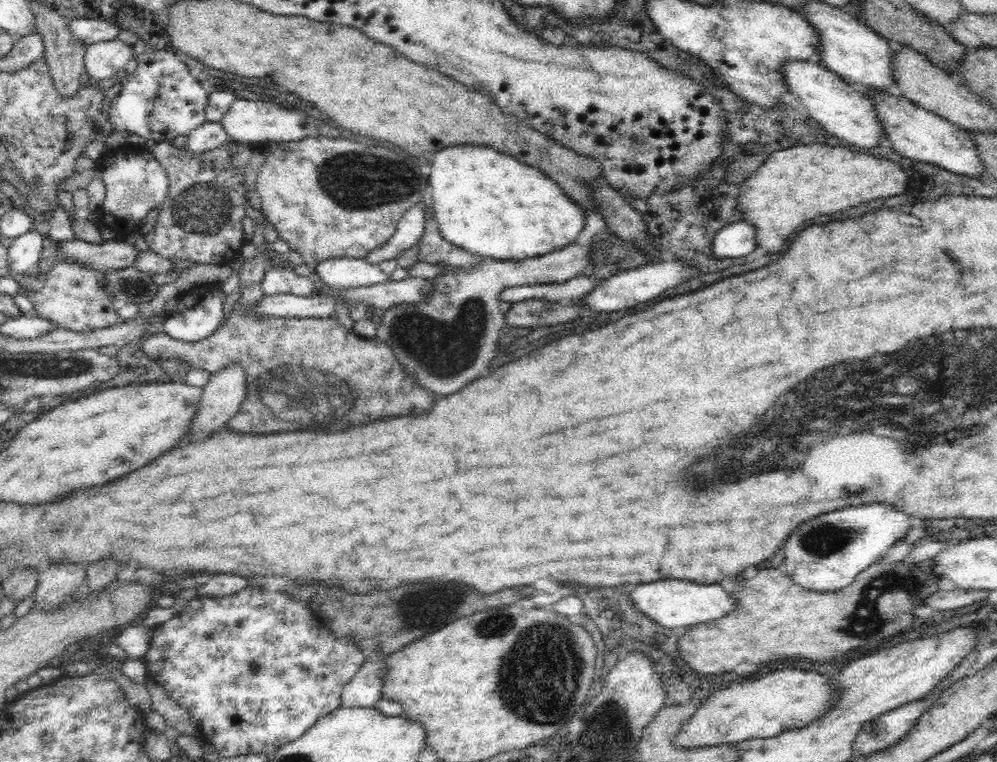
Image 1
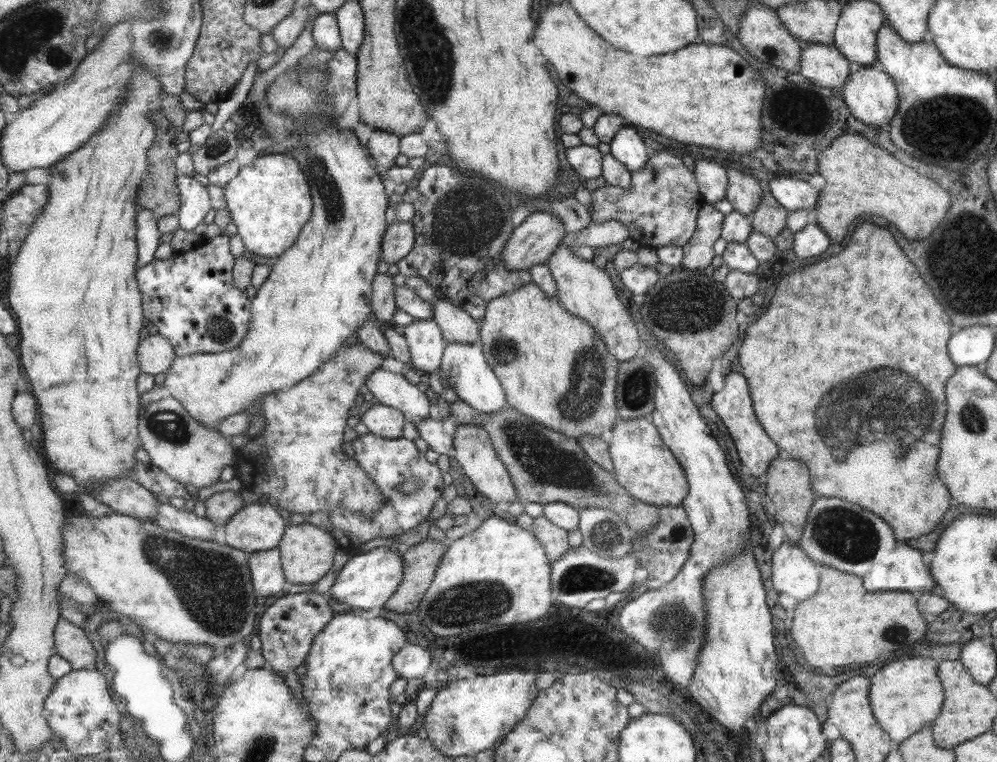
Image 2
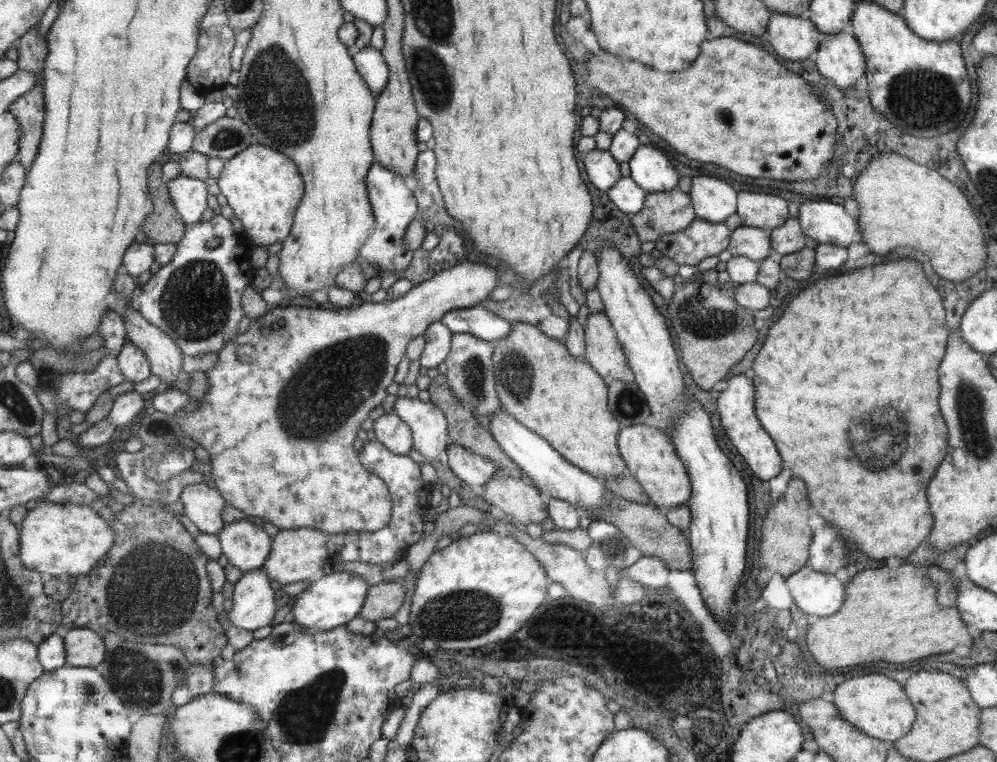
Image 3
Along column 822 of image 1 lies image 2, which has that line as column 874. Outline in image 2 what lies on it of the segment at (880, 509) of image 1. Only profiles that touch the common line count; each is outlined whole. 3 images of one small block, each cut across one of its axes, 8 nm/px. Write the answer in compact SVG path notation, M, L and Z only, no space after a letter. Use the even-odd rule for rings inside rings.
M821 497L813 501L803 534L797 544L819 564L861 577L869 592L930 589L934 584L928 566L921 561L922 551L897 544L897 536L885 520L860 505L839 498Z

